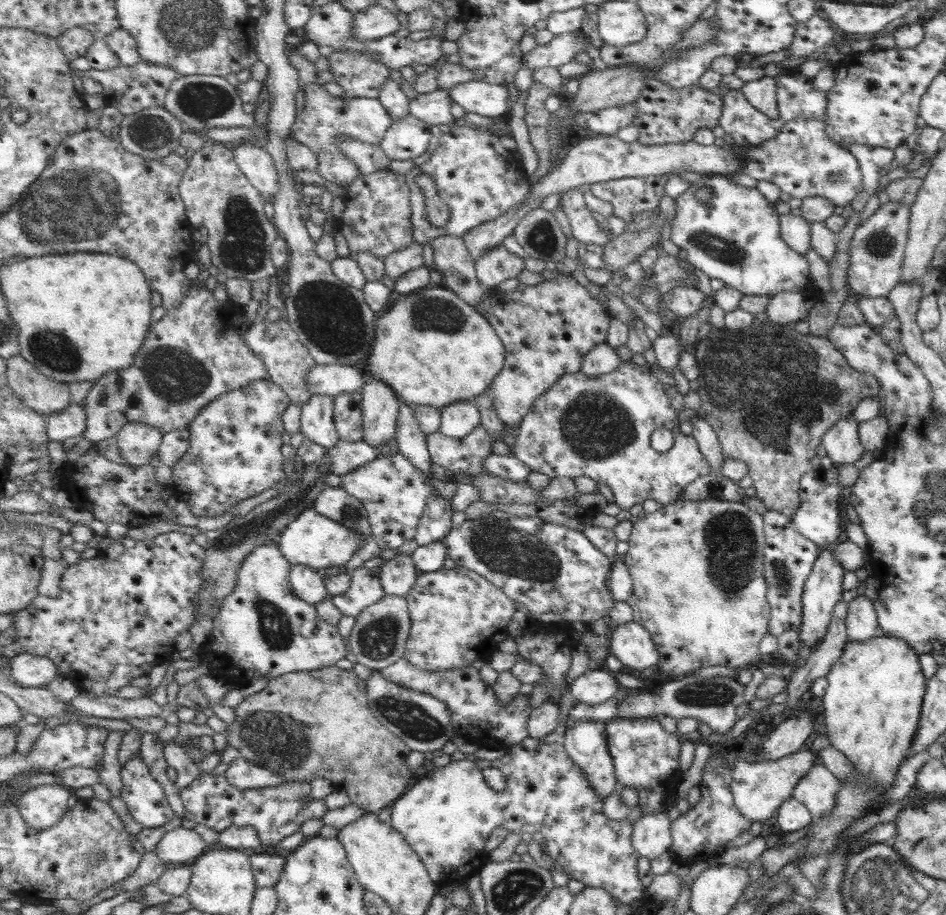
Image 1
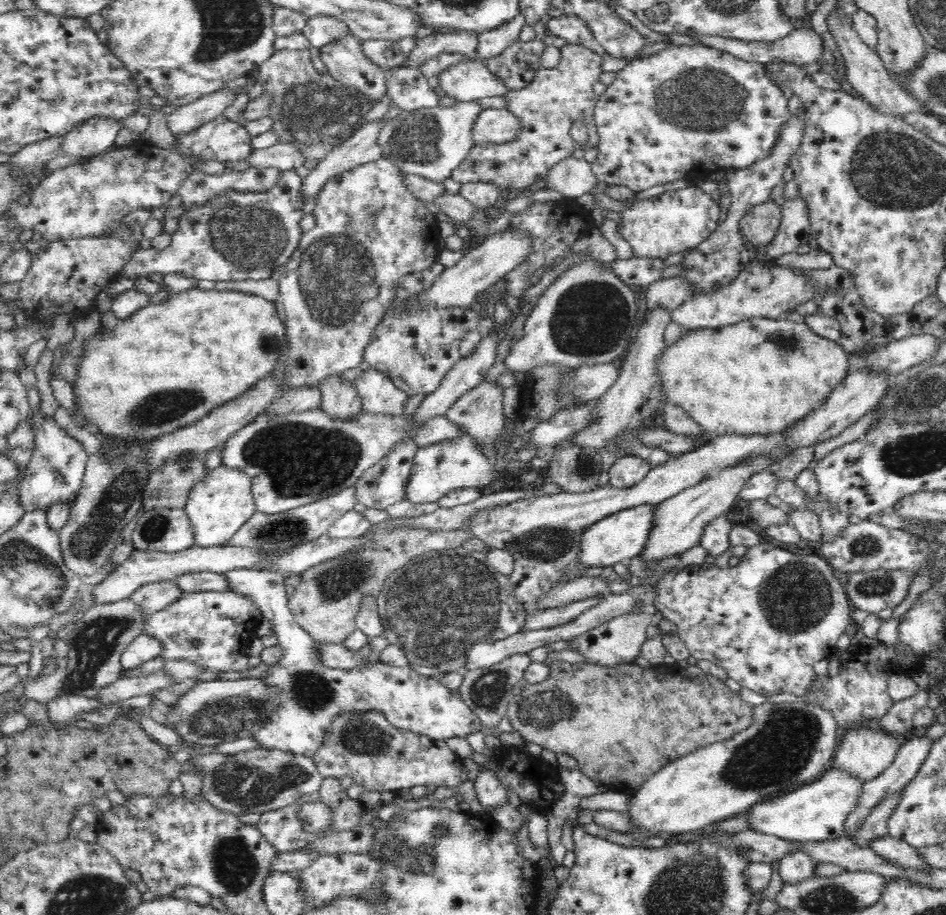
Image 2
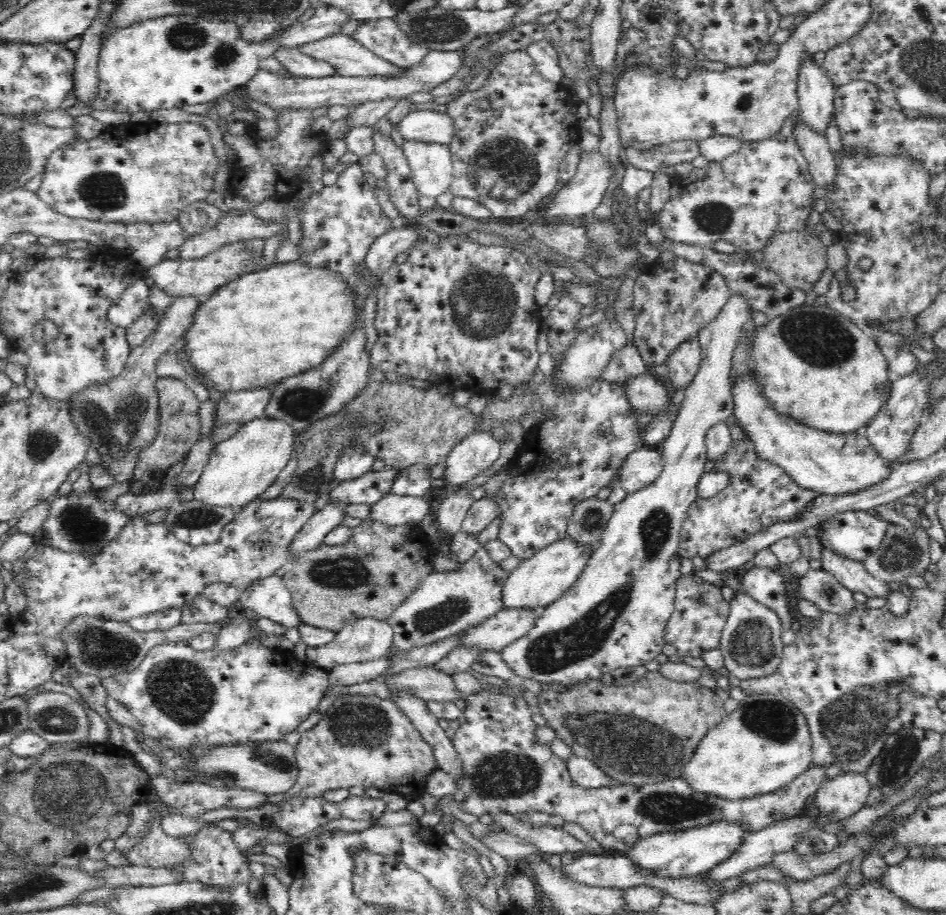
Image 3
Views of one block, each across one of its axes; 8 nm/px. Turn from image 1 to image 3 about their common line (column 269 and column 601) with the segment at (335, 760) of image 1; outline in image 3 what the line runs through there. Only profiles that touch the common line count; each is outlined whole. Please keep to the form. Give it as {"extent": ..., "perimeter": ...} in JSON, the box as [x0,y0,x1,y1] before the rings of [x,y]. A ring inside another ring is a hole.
{"extent":[537,671,727,786],"perimeter":[[[660,671],[646,672],[634,683],[620,686],[608,684],[603,678],[565,689],[553,686],[542,690],[537,697],[546,725],[551,727],[558,739],[571,747],[574,755],[592,760],[618,784],[638,786],[684,776],[685,764],[692,758],[699,742],[727,715],[722,698],[714,689],[700,685],[698,681],[674,681]]]}

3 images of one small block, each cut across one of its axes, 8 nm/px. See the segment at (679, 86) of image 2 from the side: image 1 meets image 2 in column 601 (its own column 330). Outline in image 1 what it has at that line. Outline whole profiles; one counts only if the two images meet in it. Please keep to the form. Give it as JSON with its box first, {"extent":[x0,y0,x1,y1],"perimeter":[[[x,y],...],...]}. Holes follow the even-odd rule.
{"extent":[290,83,394,186],"perimeter":[[[311,83],[307,84],[303,88],[305,108],[300,114],[296,116],[296,124],[291,128],[290,136],[293,139],[311,147],[317,155],[319,155],[319,168],[317,172],[322,178],[327,181],[335,182],[337,185],[343,184],[343,186],[349,186],[349,184],[355,182],[355,179],[361,177],[359,168],[347,158],[342,150],[338,147],[339,137],[341,135],[355,137],[365,143],[380,145],[381,141],[385,138],[389,127],[394,124],[392,114],[384,108],[384,105],[378,98],[347,98],[342,100],[339,96],[333,96],[321,86],[321,84]]]}

